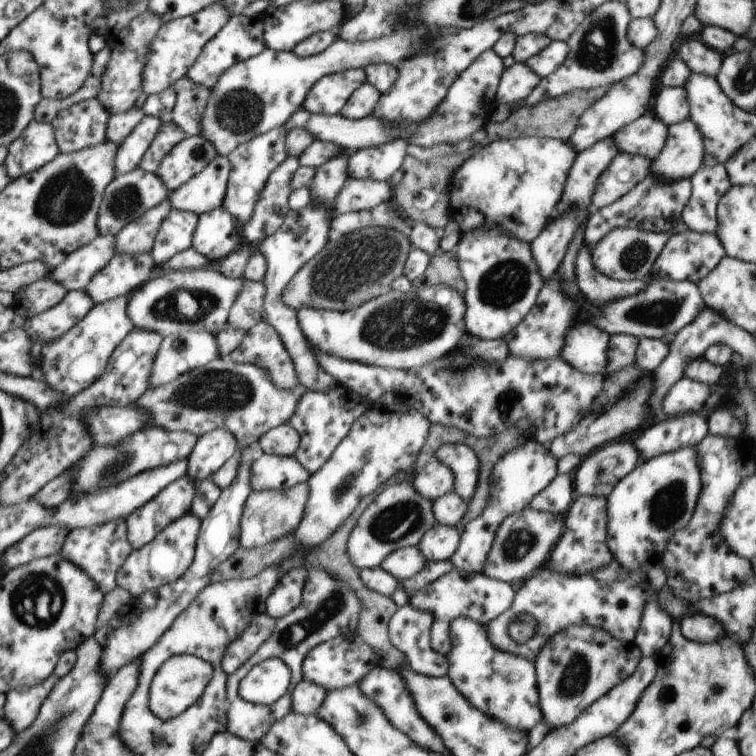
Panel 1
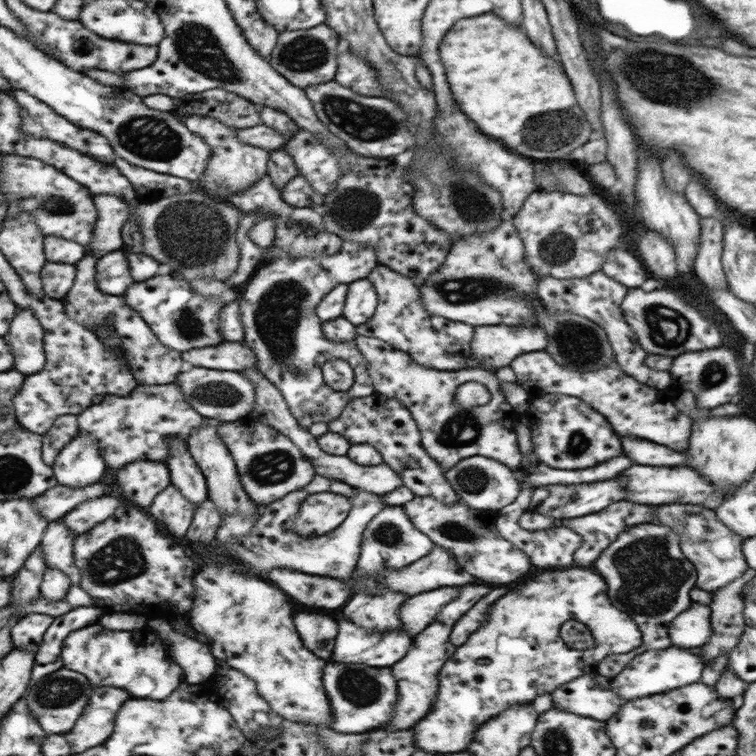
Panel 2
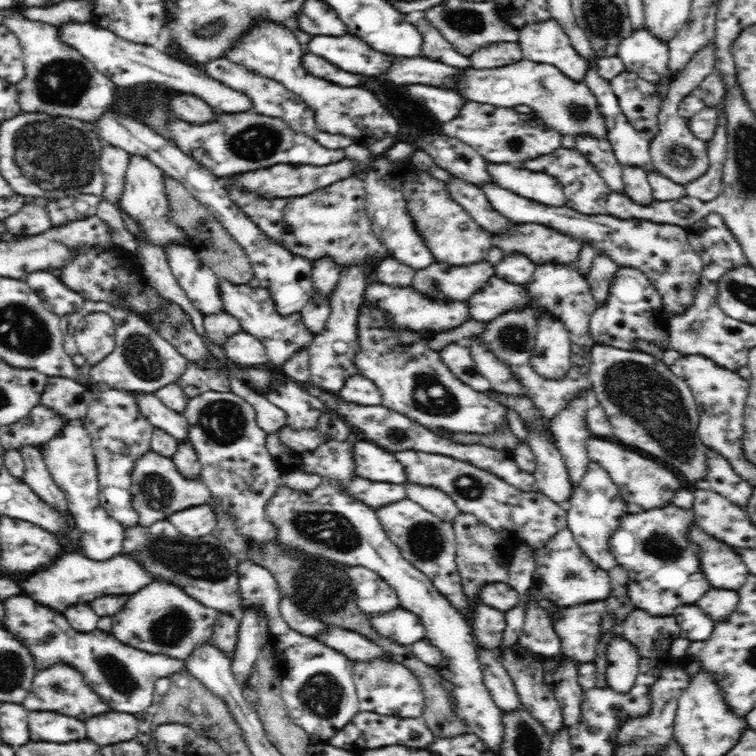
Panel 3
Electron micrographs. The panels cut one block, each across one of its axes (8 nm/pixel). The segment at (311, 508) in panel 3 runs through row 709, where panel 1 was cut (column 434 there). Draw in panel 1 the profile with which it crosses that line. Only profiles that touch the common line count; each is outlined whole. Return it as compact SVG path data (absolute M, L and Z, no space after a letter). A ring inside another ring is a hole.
M434 456L426 464L426 468L417 473L412 480L414 488L431 501L442 498L445 494L454 491L454 474L448 466L442 464Z

